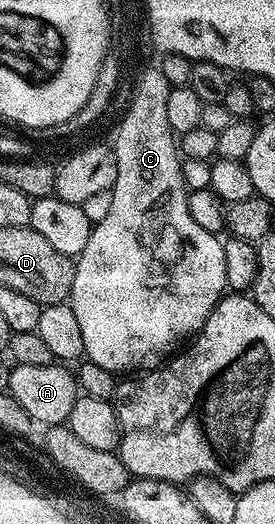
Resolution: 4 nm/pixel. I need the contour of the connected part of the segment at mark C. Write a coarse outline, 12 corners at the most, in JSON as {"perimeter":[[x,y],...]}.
{"perimeter":[[160,70],[74,263],[87,362],[155,371],[228,287]]}

